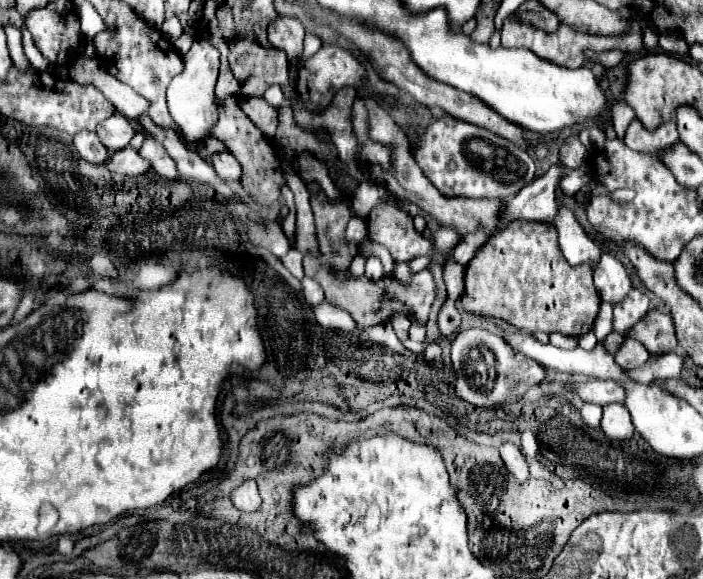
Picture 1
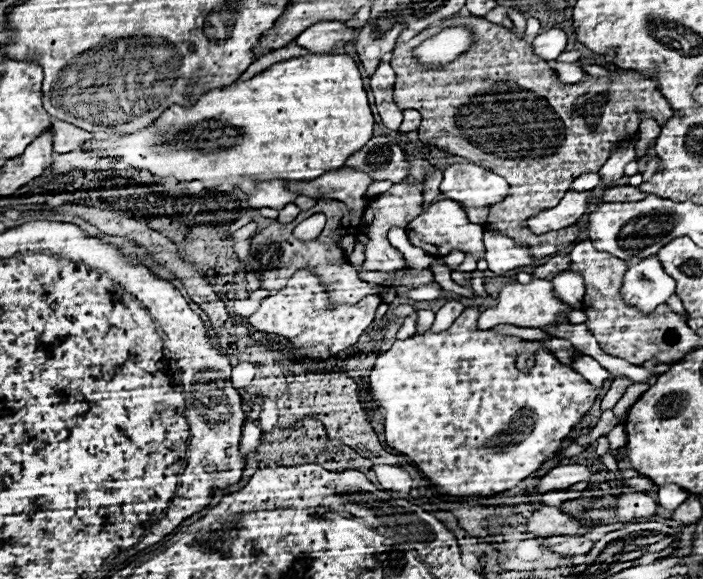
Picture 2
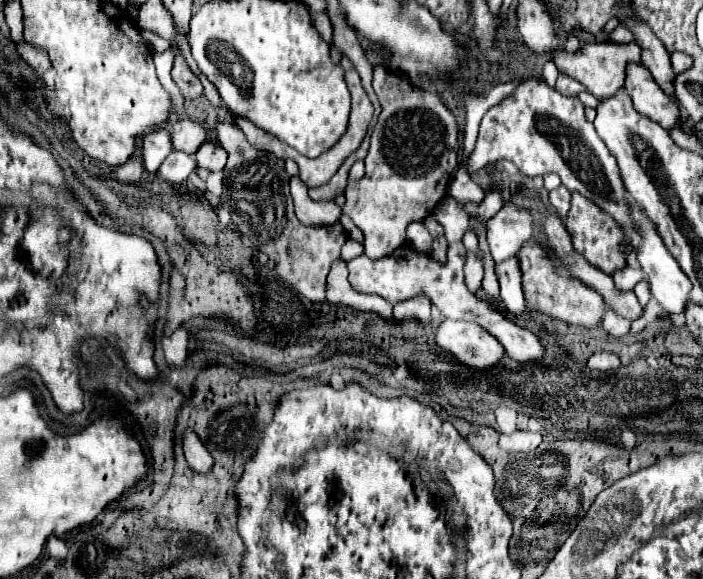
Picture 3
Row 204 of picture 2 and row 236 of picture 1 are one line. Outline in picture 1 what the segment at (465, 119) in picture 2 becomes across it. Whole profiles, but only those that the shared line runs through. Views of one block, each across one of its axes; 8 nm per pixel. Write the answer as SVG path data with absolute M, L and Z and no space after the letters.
M514 220L494 234L468 262L462 308L470 314L502 318L518 330L560 332L580 338L594 326L600 308L592 284L592 266L570 266L558 252L554 230L542 222Z

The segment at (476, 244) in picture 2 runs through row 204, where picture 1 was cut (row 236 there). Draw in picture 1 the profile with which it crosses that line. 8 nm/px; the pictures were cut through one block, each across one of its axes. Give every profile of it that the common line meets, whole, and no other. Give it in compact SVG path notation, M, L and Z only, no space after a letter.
M440 224L431 235L436 250L450 252L460 240L461 236L454 228Z

